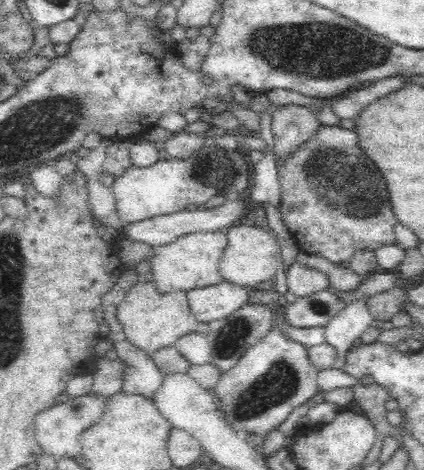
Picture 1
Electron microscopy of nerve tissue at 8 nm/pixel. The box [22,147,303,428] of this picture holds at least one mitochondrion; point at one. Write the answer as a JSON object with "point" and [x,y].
{"point":[280,383]}

